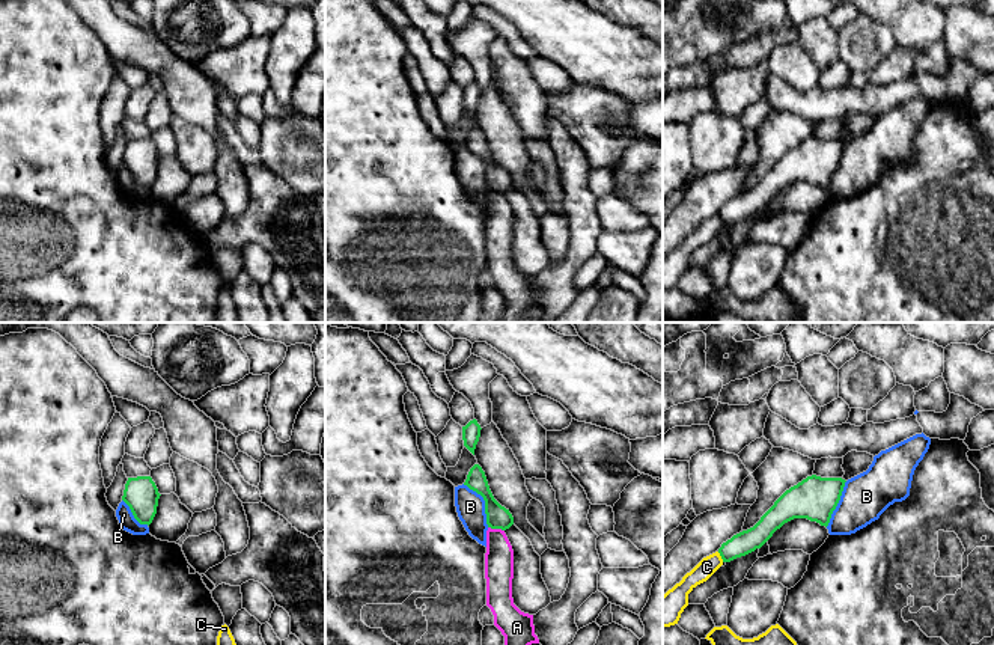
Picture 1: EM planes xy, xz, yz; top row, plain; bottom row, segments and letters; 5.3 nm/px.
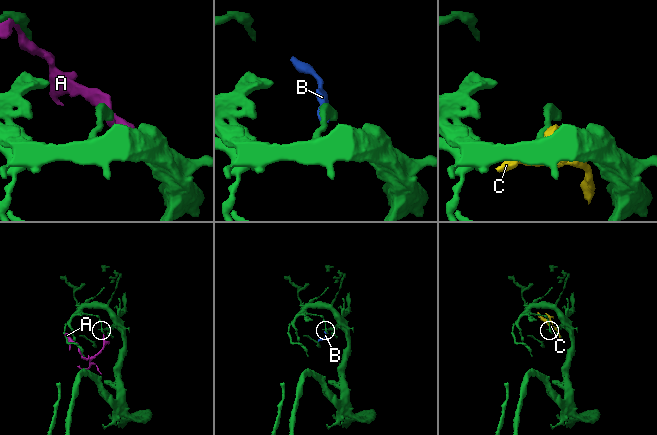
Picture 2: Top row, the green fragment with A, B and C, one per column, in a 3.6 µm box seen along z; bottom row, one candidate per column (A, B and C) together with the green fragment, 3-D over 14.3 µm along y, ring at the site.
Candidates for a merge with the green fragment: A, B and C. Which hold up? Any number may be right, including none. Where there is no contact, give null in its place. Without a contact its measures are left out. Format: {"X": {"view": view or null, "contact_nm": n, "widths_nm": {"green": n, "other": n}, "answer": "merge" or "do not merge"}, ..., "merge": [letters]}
{"A": {"view": "xz", "contact_nm": 90, "widths_nm": {"green": 130, "other": 160}, "answer": "do not merge"}, "B": {"view": "xz", "contact_nm": 280, "widths_nm": {"green": 130, "other": 160}, "answer": "do not merge"}, "C": {"view": "yz", "contact_nm": 70, "widths_nm": {"green": 120, "other": 100}, "answer": "do not merge"}, "merge": []}

